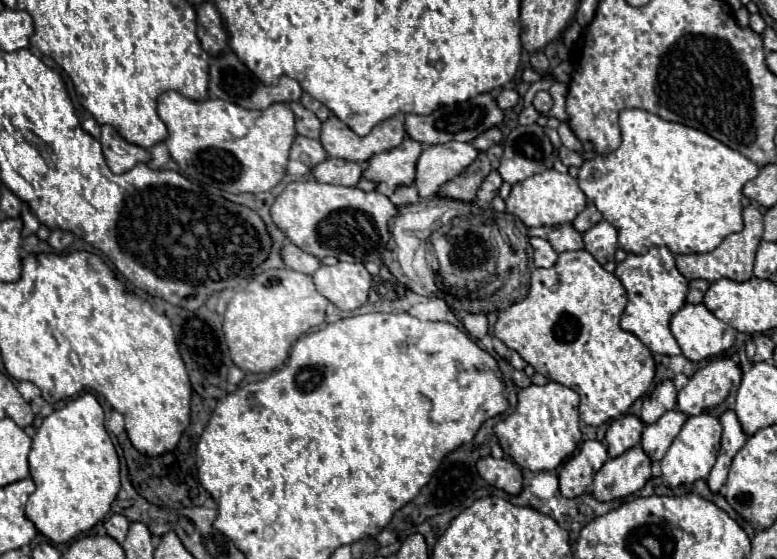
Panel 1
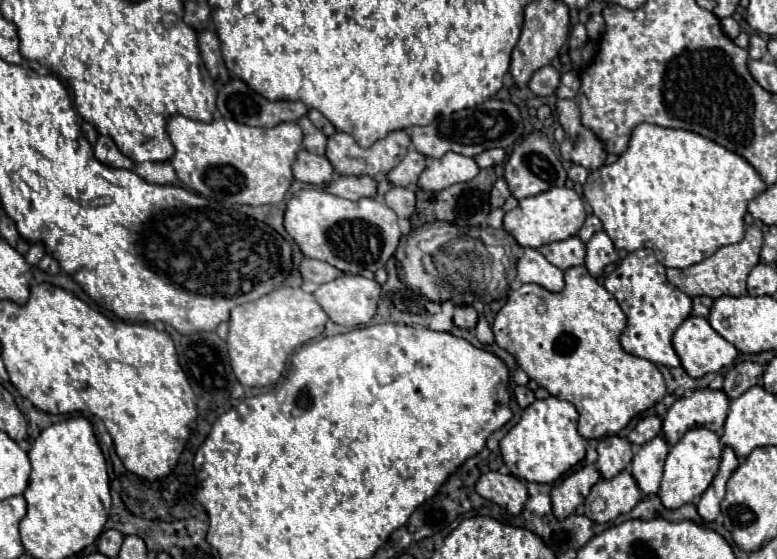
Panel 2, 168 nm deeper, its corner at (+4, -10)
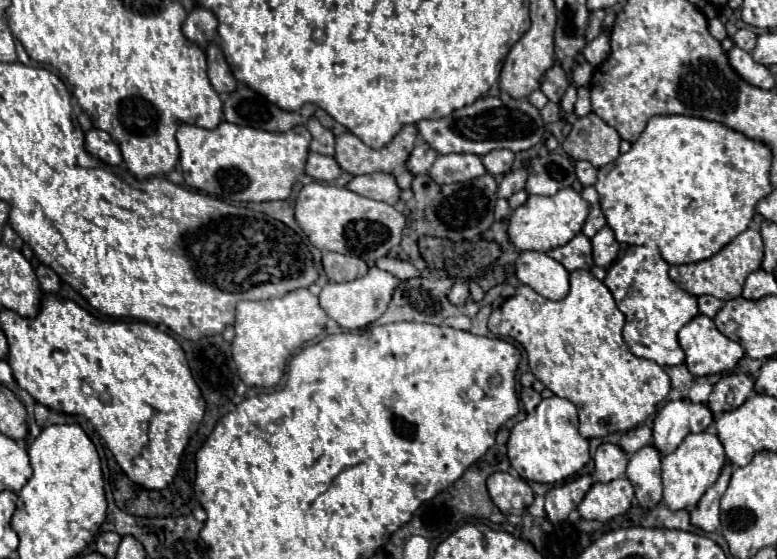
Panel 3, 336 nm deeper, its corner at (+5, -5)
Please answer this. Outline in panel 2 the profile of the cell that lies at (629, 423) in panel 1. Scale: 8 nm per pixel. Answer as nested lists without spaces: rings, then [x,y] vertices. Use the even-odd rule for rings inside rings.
[[[609,435],[599,441],[597,445],[597,469],[603,479],[613,479],[617,473],[625,471],[631,467],[633,459],[633,445],[619,437],[619,435]]]

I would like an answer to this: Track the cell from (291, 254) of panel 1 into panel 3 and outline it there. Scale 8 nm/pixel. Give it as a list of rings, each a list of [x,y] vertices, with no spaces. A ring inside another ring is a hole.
[[[336,252],[322,254],[322,268],[330,282],[348,282],[368,272],[368,266],[364,260],[356,256],[342,256]]]

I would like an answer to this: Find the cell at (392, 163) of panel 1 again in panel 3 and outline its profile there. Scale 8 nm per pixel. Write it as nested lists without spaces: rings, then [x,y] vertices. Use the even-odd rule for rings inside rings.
[[[416,144],[414,146],[414,150],[412,150],[412,154],[408,156],[408,160],[406,160],[406,168],[412,172],[412,174],[424,174],[424,172],[428,172],[430,170],[430,166],[432,166],[432,162],[436,160],[436,152],[428,146],[428,144]]]

